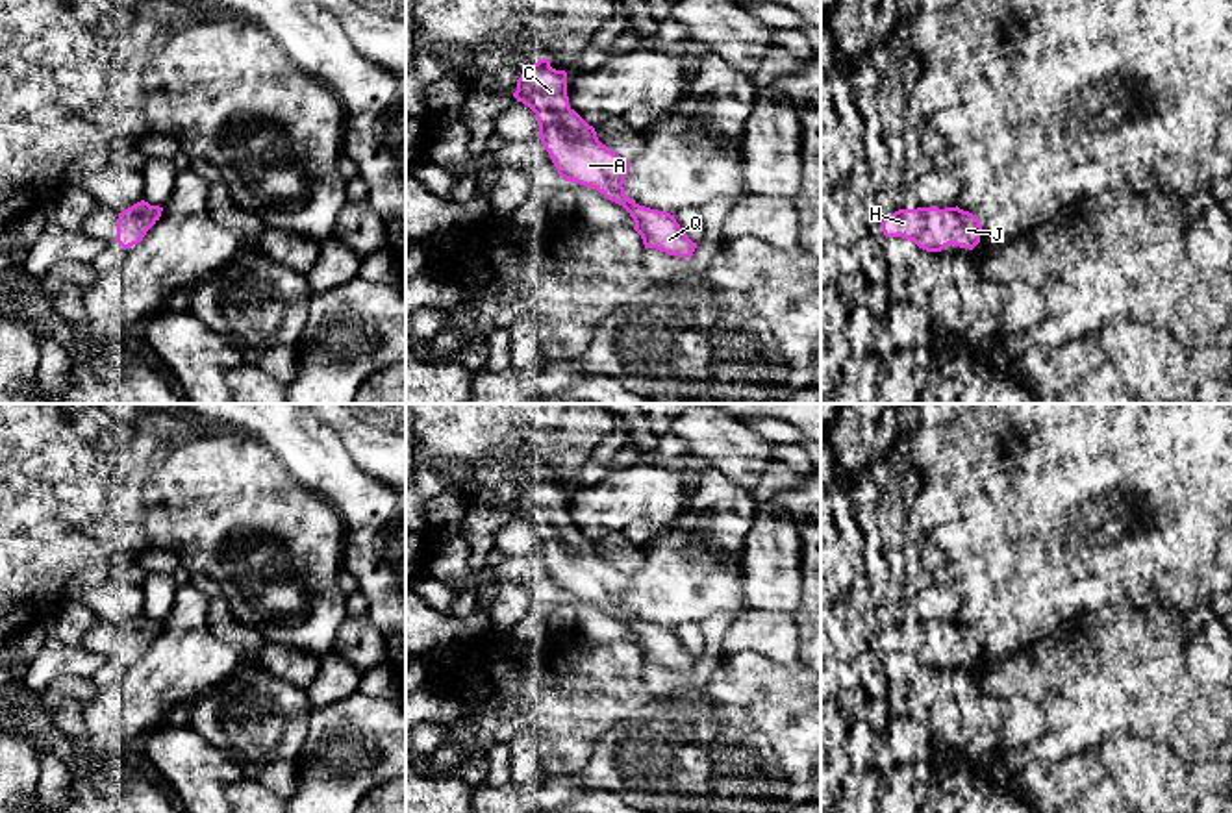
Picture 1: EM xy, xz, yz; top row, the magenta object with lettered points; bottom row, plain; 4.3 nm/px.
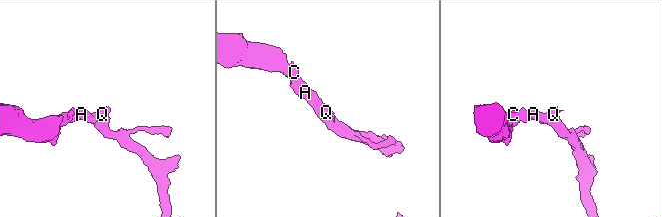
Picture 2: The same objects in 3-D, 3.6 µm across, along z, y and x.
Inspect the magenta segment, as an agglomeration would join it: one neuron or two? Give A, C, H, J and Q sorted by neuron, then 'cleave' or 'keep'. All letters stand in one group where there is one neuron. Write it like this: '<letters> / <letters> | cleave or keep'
A C H J Q | keep

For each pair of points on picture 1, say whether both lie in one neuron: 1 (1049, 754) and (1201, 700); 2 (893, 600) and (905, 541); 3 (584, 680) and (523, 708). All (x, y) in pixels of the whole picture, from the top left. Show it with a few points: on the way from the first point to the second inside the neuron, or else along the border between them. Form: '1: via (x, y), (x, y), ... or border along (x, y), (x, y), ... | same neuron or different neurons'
1: via (1086, 717), (1103, 700), (1164, 700) | same neuron
2: via (893, 586), (893, 556) | same neuron
3: via (569, 691), (538, 693) | same neuron

